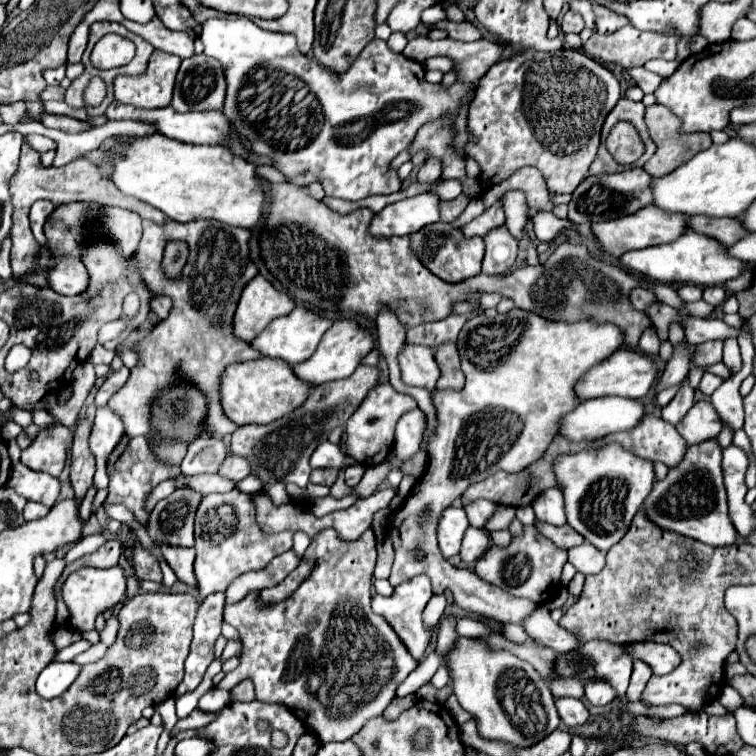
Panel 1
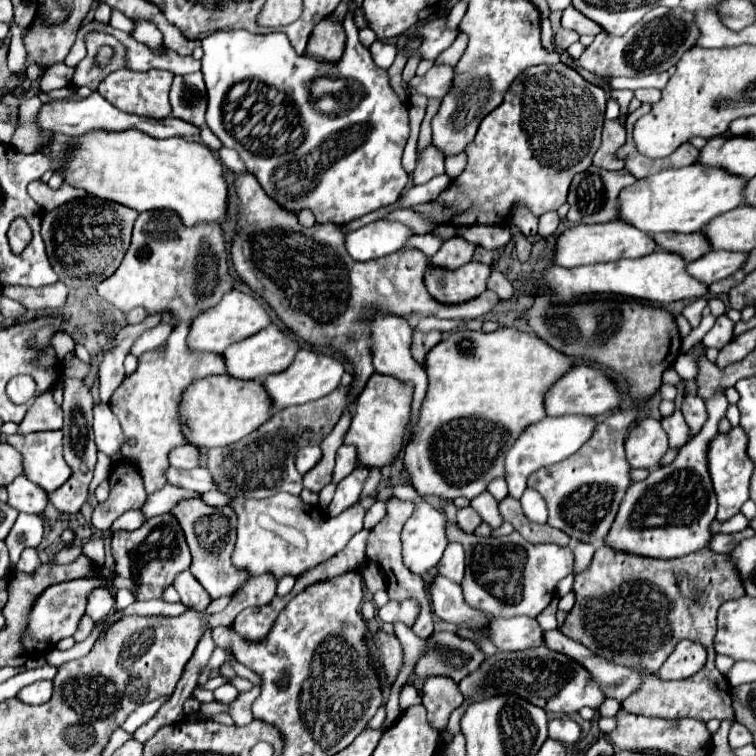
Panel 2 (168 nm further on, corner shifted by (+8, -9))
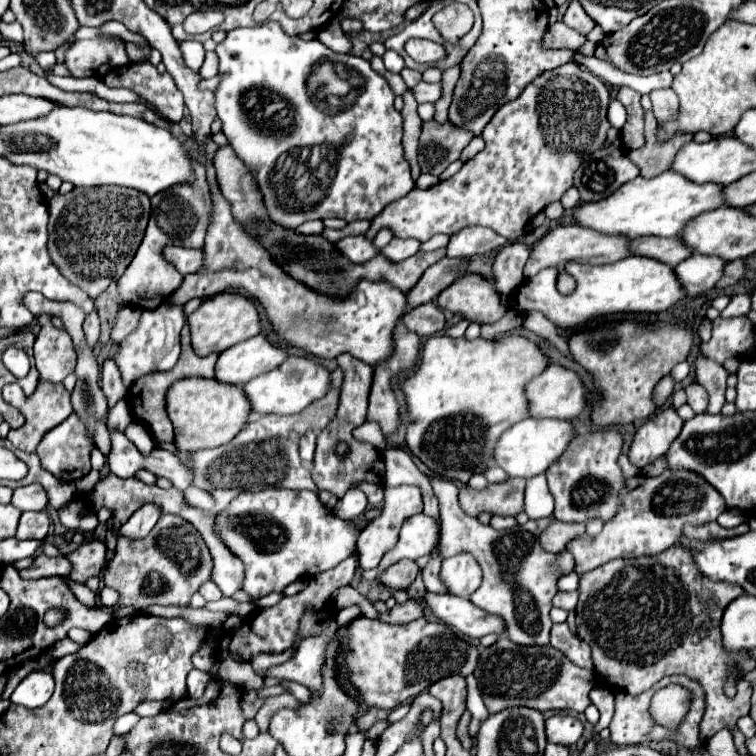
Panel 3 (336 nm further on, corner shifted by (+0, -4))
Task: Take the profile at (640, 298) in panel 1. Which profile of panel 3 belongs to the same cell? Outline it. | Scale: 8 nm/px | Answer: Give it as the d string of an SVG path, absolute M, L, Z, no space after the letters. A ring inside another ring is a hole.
M698 350L698 356L694 360L696 366L696 382L702 384L706 388L706 392L710 394L710 404L708 404L708 414L720 414L722 406L726 404L724 400L724 392L726 392L726 380L728 380L728 370L718 364L716 360L708 358L702 354L702 350Z

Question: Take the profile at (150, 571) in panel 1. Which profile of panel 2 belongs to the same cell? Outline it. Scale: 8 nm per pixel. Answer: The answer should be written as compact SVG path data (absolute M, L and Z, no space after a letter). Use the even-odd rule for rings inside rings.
M170 513L148 519L136 531L114 533L112 535L112 555L114 555L116 567L114 567L114 575L110 581L110 589L112 591L128 589L134 593L138 601L162 599L164 589L170 587L176 575L184 571L184 563L186 563L186 569L192 563L192 555L186 545L182 527Z

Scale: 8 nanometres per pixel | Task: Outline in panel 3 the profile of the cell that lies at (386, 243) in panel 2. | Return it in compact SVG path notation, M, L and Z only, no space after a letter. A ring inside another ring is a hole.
M358 234L358 236L348 236L336 242L336 246L350 258L350 262L368 262L370 258L380 254L380 248L374 246L374 240Z

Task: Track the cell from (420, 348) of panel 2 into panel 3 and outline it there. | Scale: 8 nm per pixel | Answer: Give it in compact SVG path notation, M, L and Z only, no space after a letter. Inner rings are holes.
M434 302L412 308L404 318L404 324L406 322L410 322L410 332L416 332L422 340L442 332L446 326L444 312Z

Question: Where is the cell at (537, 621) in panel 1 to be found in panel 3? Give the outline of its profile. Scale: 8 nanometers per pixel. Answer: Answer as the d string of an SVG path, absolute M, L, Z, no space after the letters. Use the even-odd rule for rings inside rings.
M426 592L424 602L444 624L456 628L470 638L482 638L486 634L506 636L506 622L500 616L480 610L466 598Z

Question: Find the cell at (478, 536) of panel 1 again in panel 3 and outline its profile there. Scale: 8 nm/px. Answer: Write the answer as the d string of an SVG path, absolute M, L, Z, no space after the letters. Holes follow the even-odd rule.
M460 552L452 558L446 558L442 562L440 576L448 586L450 594L460 598L468 598L482 582L482 570L474 556L468 552Z

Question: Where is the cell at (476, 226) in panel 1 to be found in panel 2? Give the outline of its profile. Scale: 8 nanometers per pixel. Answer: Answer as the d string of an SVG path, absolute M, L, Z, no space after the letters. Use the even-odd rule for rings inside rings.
M454 237L454 239L442 243L442 247L430 259L430 263L434 263L434 267L440 267L440 269L458 269L472 259L474 249L476 249L474 245L466 243L460 237Z

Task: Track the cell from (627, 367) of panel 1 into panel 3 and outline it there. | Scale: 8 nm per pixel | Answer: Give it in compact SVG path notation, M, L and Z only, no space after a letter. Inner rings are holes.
M550 364L538 378L528 382L526 396L530 402L532 418L576 418L588 406L588 390L582 378L560 364Z

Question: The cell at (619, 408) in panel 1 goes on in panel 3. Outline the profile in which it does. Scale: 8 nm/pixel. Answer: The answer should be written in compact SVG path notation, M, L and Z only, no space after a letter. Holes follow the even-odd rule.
M526 418L514 424L506 434L502 434L498 446L494 448L494 460L502 466L512 478L532 478L544 474L570 446L576 438L576 424L572 420L558 420L558 418Z

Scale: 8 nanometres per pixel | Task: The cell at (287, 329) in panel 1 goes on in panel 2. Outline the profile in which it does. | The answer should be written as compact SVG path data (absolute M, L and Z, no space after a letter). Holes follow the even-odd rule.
M270 325L262 331L258 331L256 335L230 345L222 353L224 363L226 363L226 375L230 375L234 379L264 379L270 373L284 371L294 361L294 355L298 353L298 349L300 349L298 343L292 341L286 331L278 329L276 325Z

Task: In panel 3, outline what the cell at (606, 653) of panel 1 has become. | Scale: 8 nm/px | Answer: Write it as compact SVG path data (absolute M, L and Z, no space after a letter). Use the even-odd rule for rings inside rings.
M498 638L490 648L480 646L480 660L474 670L488 712L510 706L530 706L536 710L576 710L584 712L590 702L592 674L572 664L560 650L548 646L520 646L510 638Z

